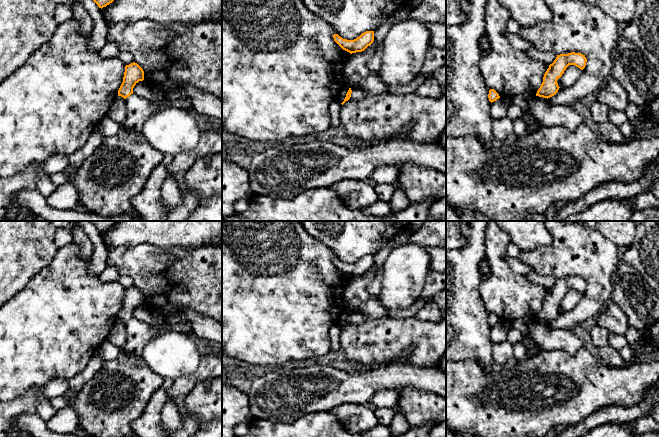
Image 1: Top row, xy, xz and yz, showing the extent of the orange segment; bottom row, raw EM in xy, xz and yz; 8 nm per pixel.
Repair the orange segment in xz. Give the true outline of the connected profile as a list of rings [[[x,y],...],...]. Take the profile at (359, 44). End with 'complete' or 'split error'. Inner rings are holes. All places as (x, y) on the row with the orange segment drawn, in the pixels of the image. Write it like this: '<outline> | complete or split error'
[[[366,31],[354,40],[347,40],[338,34],[333,35],[334,41],[350,54],[364,51],[374,41],[374,31]]] | complete

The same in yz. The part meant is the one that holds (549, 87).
[[[571,52],[557,55],[554,62],[549,65],[549,68],[545,72],[543,82],[538,89],[536,96],[547,99],[554,96],[560,88],[557,80],[562,76],[566,68],[569,65],[575,65],[583,70],[586,66],[586,62],[587,59],[585,55],[581,53]]] | complete

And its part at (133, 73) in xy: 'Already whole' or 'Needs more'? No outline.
Already whole

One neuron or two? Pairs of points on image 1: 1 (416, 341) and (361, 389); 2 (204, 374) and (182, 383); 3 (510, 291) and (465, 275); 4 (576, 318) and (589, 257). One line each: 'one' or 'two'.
1: two
2: one
3: two
4: one

